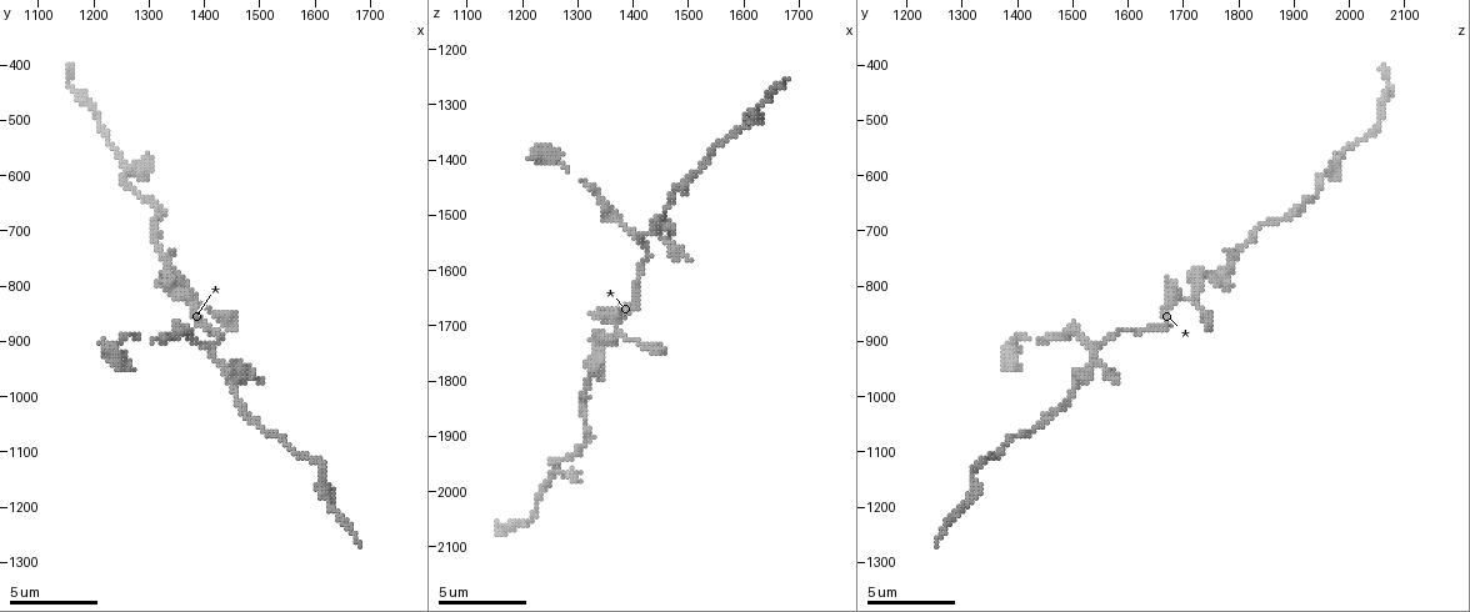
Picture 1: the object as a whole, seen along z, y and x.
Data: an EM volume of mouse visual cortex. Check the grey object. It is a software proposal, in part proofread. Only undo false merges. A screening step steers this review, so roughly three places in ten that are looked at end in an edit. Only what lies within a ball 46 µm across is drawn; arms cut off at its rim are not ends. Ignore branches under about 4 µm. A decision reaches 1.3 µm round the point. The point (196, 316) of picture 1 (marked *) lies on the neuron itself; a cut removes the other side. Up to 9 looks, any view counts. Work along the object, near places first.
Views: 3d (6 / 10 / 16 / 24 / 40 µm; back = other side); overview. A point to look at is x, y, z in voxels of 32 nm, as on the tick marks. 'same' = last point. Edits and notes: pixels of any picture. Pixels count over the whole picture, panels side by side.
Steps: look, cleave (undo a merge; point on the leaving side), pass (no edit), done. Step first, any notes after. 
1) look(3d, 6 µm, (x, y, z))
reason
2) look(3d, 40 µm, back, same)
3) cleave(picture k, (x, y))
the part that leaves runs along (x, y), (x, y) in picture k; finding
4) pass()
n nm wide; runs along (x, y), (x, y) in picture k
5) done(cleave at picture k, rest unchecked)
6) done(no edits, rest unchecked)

look(3d, 6 µm, (1315, 680, 1870))
thin neck

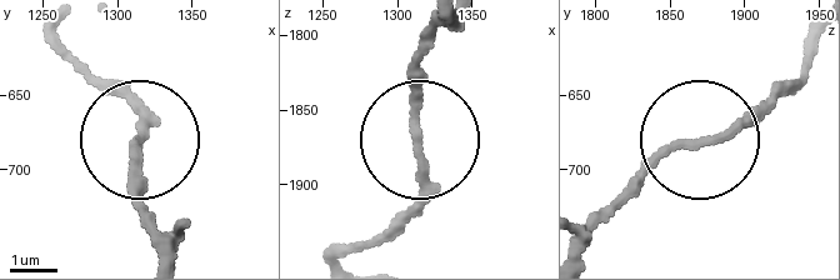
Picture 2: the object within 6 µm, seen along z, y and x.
pass()
runs along (580, 235), (651, 164), (735, 135), (791, 84) in picture 2; one neuron here

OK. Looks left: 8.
look(3d, 16 µm, (1250, 570, 1980))
sudden change in width

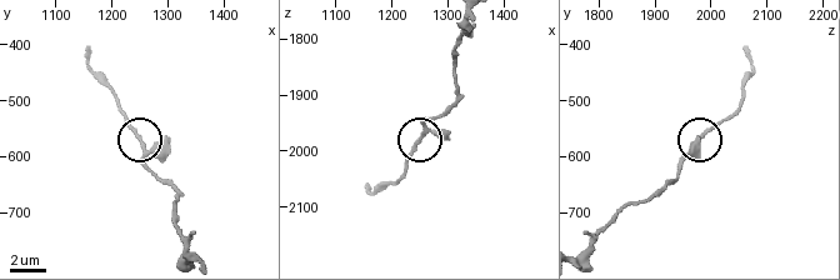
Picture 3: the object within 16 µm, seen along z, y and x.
pass()
one neuron here

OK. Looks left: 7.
look(3d, 10 µm, (1410, 910, 1540))
three-way junction

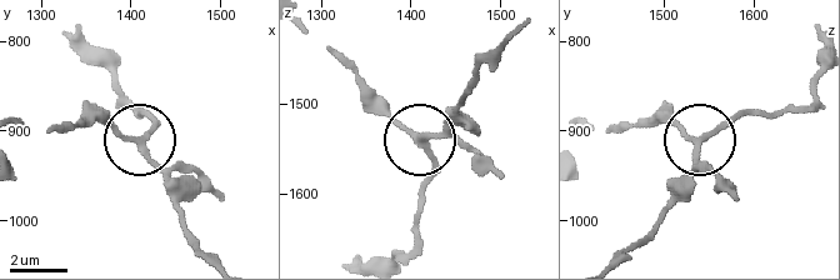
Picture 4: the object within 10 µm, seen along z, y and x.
pass()
side arm 9 µm; 3 arms; one neuron here

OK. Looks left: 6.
look(3d, 10 µm, (1270, 890, 1405))
sudden change in width

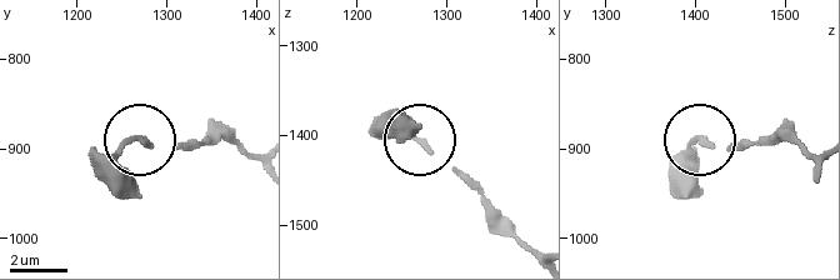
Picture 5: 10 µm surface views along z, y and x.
look(3d, 6 µm, (1270, 890, 1405))

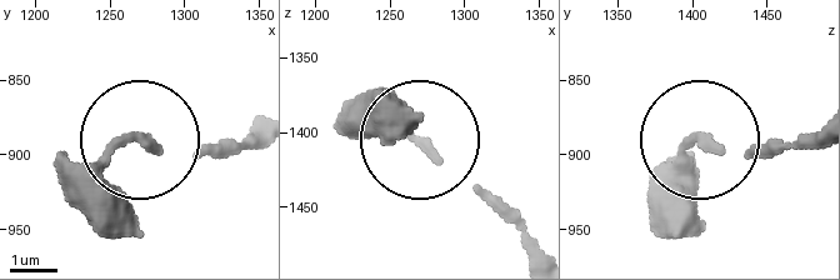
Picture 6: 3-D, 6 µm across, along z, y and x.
pass()
all the same neuron

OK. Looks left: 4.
done(no edits, rest unchecked)

